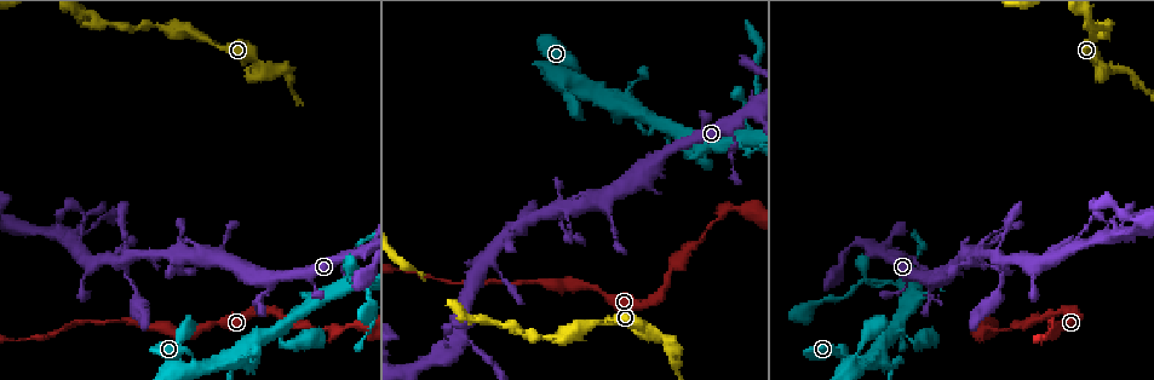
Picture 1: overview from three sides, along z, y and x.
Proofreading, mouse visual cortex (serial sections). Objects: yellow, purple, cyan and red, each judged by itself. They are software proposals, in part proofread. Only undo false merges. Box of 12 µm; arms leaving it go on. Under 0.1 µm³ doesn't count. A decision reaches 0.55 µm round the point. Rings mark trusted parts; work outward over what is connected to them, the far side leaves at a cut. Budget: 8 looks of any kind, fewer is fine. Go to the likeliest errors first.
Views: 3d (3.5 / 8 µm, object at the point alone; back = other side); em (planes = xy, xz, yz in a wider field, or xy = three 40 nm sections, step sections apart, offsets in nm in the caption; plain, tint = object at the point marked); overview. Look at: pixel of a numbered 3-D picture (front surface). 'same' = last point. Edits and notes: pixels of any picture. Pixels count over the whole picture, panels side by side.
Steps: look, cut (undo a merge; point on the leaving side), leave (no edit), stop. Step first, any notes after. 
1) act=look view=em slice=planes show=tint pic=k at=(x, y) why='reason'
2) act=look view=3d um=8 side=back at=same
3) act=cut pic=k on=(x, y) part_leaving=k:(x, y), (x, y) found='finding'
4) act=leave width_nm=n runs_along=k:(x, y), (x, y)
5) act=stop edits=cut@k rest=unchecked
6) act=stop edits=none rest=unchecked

act=look view=3d um=3.5 side=back pic=1 at=(663, 337) why='sharp bend'

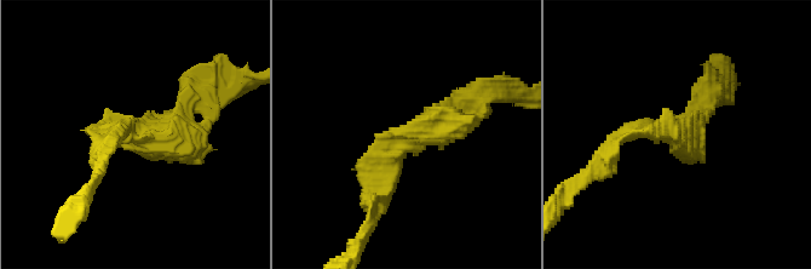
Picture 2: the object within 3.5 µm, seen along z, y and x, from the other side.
act=look view=em slice=xy step=1 show=tint pic=2 at=(405, 133)

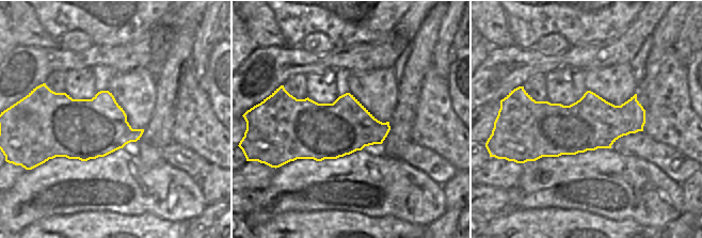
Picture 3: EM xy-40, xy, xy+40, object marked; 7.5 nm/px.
act=leave runs_along=2:(462, 104), (396, 142), (380, 198) found='one cell here'

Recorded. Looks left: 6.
act=look view=3d um=3.5 pic=1 at=(459, 337) why='arms part here'

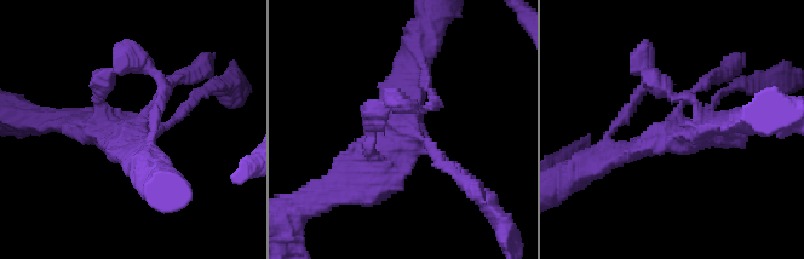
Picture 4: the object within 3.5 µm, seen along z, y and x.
act=look view=em slice=xy step=2 show=tint pic=4 at=(678, 139)

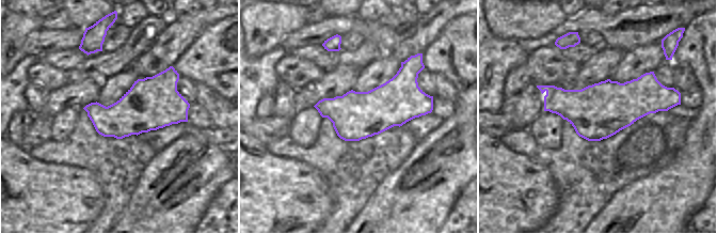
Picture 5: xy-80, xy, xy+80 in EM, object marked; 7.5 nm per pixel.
act=leave runs_along=4:(418, 65), (400, 137), (344, 186) found='one cell here'

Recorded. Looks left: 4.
act=look view=3d um=8 pic=1 at=(618, 116) why='sudden change in width'

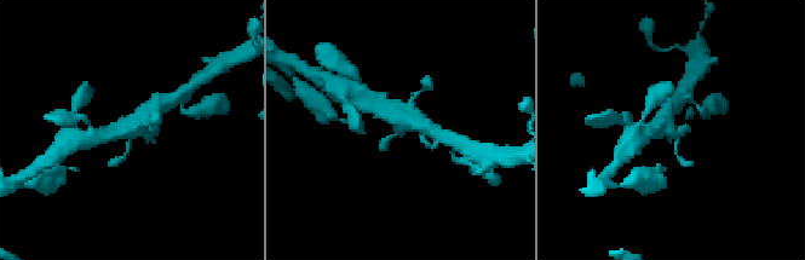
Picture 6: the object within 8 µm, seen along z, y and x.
act=look view=3d um=3.5 pic=6 at=(402, 126)

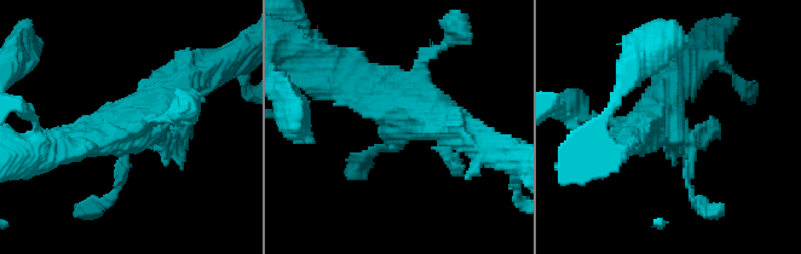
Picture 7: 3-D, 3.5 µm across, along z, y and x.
act=look view=em slice=xy step=3 show=tint pic=7 at=(396, 129) why='now the EM'

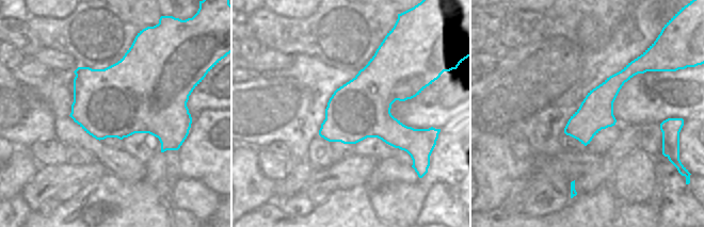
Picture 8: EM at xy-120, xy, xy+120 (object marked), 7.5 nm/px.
act=leave runs_along=8:(642, 69), (630, 69), (566, 130) found='one cell here'

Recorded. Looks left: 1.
act=stop edits=none rest=unchecked

